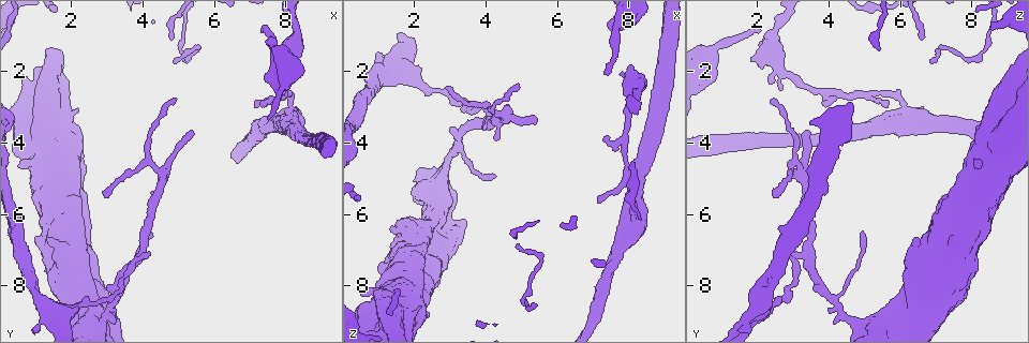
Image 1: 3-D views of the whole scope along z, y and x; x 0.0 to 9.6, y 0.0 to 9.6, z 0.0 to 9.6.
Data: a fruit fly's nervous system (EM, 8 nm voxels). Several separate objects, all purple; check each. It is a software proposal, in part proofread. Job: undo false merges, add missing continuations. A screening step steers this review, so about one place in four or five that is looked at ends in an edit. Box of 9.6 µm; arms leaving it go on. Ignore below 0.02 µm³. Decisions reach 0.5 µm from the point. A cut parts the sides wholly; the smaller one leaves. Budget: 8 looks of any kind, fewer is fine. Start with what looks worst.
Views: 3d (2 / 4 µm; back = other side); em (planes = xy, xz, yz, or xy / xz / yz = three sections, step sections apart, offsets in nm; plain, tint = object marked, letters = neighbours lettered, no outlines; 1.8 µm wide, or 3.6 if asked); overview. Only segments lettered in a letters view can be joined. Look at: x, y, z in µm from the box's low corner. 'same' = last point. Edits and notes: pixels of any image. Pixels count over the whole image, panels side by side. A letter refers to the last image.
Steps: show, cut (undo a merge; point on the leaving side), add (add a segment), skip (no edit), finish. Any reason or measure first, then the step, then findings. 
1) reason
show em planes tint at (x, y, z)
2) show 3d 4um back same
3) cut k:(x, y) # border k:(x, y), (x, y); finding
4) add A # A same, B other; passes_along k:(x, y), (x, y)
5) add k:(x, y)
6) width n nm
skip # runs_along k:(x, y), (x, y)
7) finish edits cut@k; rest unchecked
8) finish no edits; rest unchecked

branch stops here
show 3d 4um at (7.30, 0.85, 2.10)

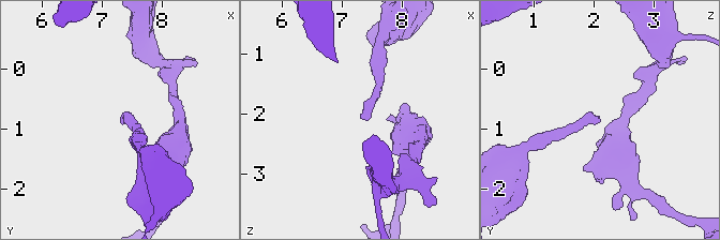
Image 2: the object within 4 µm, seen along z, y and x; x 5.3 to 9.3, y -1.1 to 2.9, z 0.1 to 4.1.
now the EM
show em yz step 4 letters at (7.35, 0.75, 2.05)

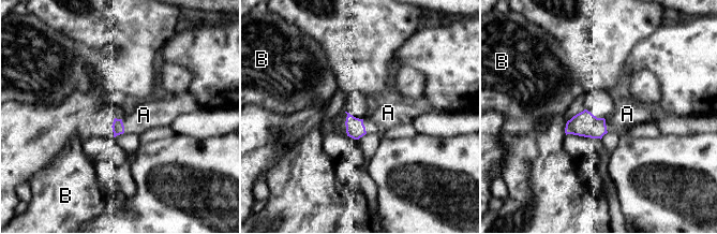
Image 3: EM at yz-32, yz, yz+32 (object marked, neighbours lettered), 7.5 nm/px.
add A # A same, B other; the neuron continues

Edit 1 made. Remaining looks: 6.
an open end
show em planes letters at (3.75, 7.25, 2.95)

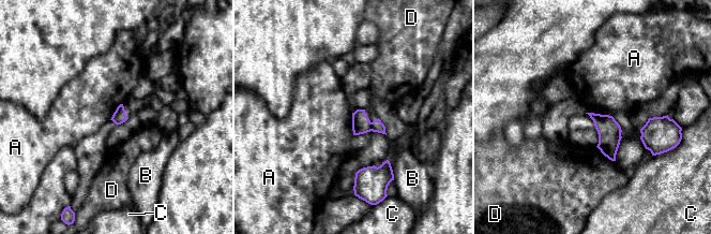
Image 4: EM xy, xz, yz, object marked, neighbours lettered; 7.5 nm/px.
cut 4:(361, 123) # A other, B other, C other, D other; a second neuron is stuck on

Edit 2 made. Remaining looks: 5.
see it whole again
show overview

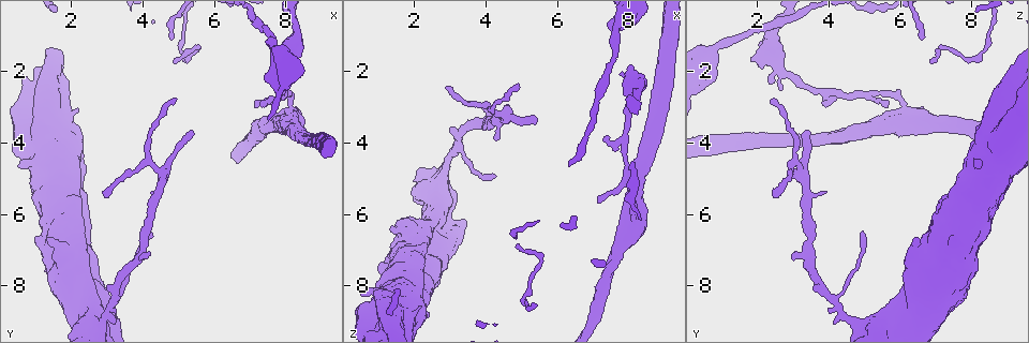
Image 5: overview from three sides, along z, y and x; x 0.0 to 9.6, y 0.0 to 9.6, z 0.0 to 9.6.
show em 3.6um xz step 16 letters at (2.90, 5.55, 2.45)

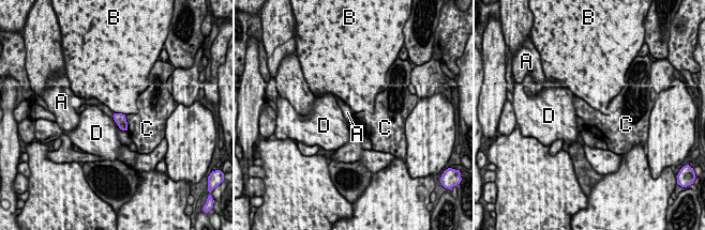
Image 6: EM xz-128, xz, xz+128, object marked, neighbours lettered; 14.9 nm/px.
another direction
show em 3.6um planes letters same

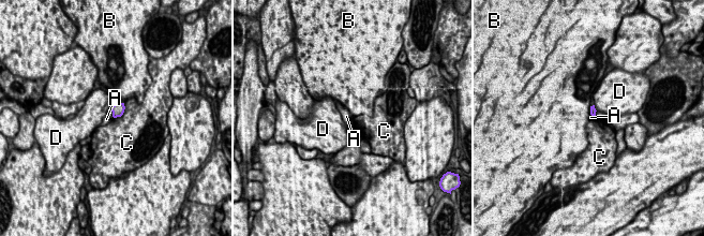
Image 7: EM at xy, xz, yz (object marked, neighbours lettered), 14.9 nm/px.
width 100 nm; longest_contact C 300 nm
skip # A other, B other, C other, D other; none of them fits

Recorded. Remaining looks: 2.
finish edits add@3, cut@4; rest unchecked

